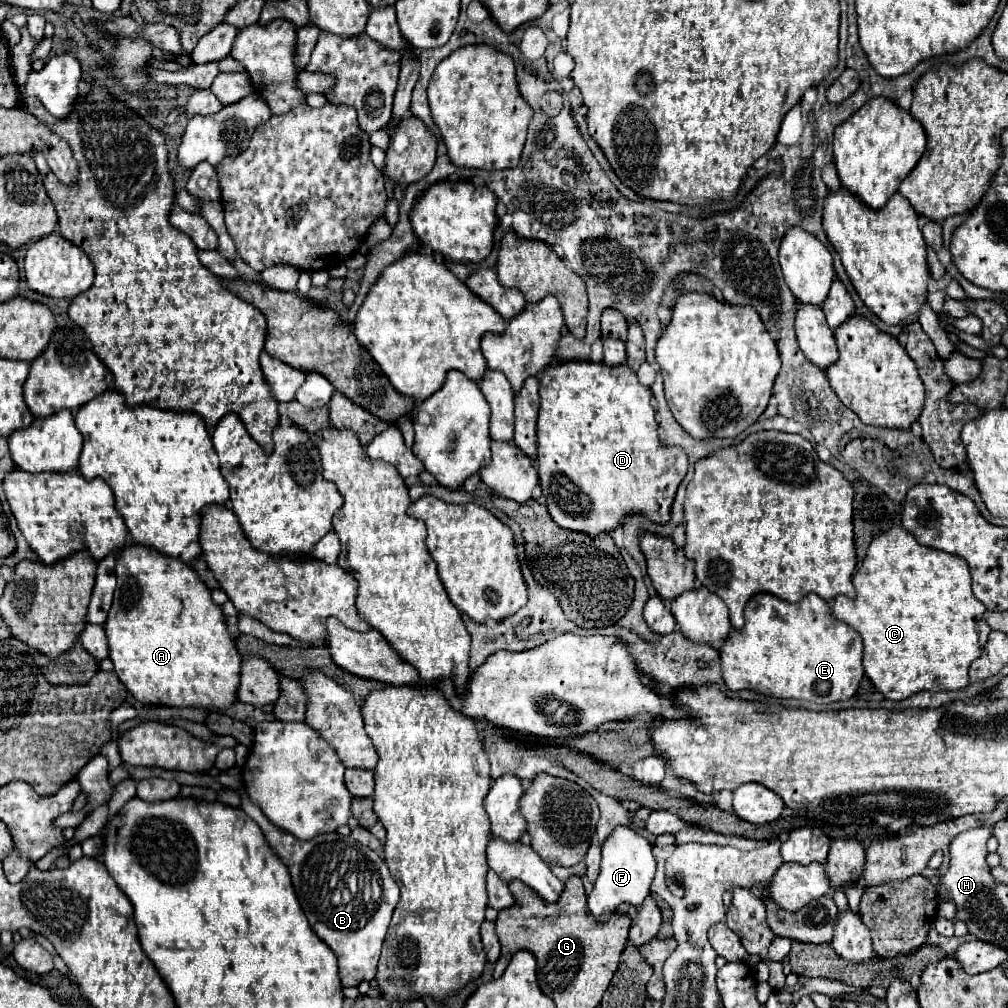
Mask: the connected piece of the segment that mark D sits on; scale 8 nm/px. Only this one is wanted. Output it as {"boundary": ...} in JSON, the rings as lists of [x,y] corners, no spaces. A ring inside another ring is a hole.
{"boundary":[[[563,362],[559,366],[549,366],[543,376],[541,376],[541,408],[539,408],[539,422],[537,422],[537,470],[539,470],[539,484],[543,488],[543,496],[549,508],[551,518],[565,530],[573,532],[583,532],[589,536],[599,536],[603,532],[613,532],[619,524],[623,524],[623,516],[629,514],[641,514],[649,518],[655,524],[667,524],[671,520],[671,506],[675,500],[675,492],[681,484],[681,480],[687,474],[687,454],[679,446],[665,446],[659,436],[657,436],[657,422],[655,422],[655,410],[649,404],[651,400],[651,390],[645,388],[639,380],[637,374],[627,366],[615,366],[609,368],[605,364],[595,364],[595,362]]]}

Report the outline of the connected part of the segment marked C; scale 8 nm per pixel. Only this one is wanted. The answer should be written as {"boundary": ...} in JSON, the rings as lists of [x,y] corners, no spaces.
{"boundary":[[[893,526],[871,542],[861,568],[853,576],[853,584],[857,598],[837,596],[831,610],[835,618],[857,628],[863,636],[865,674],[885,698],[897,702],[921,690],[961,690],[969,684],[969,666],[981,656],[991,628],[983,620],[985,606],[971,592],[969,566],[963,558],[921,546],[903,526]]]}

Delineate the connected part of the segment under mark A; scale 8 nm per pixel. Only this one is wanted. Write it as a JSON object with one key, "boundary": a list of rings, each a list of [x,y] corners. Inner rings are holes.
{"boundary":[[[133,544],[133,546],[127,546],[119,552],[119,558],[117,558],[117,582],[119,582],[119,588],[115,590],[115,600],[113,600],[113,606],[111,606],[111,612],[109,612],[109,618],[105,622],[105,632],[107,632],[107,638],[109,638],[109,652],[111,652],[111,660],[115,664],[115,674],[117,678],[127,686],[127,690],[143,704],[153,704],[153,706],[171,706],[171,708],[201,708],[201,710],[227,710],[235,704],[237,700],[237,688],[241,684],[239,676],[241,676],[241,654],[237,652],[237,646],[235,646],[235,636],[229,634],[227,630],[227,624],[225,624],[225,616],[223,616],[223,610],[221,606],[217,606],[211,598],[211,590],[199,580],[197,572],[189,566],[189,564],[183,564],[181,560],[175,560],[175,558],[169,558],[169,556],[163,556],[159,554],[157,550],[153,548],[147,548],[147,546],[139,546],[139,544]]]}

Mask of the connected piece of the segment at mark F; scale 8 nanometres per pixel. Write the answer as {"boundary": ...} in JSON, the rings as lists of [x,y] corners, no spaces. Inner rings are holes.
{"boundary":[[[617,826],[611,836],[603,842],[603,860],[601,872],[595,880],[595,886],[589,894],[589,910],[599,922],[607,922],[611,914],[617,912],[617,906],[631,904],[641,906],[643,900],[651,894],[651,882],[655,878],[657,862],[651,852],[651,844],[637,832],[627,826]]]}

